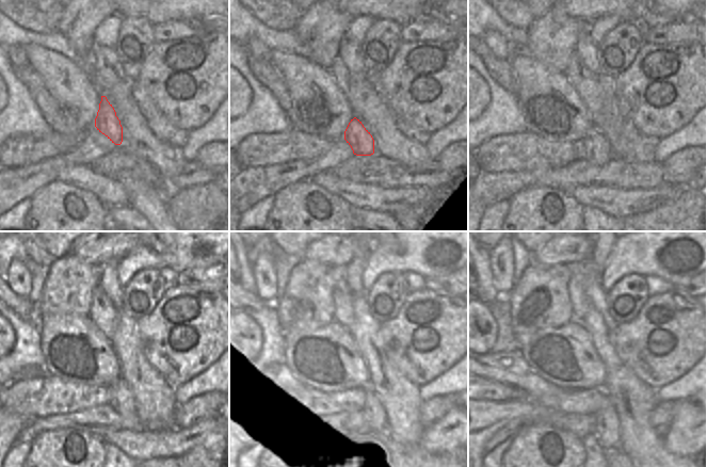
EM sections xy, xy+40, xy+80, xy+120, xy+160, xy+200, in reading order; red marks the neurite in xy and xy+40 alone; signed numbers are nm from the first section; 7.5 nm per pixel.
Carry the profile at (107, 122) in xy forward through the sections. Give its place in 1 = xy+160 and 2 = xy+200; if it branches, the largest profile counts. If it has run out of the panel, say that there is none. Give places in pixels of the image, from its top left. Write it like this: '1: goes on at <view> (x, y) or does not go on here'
1: goes on at xy+160 (372, 414)
2: goes on at xy+200 (607, 430)

